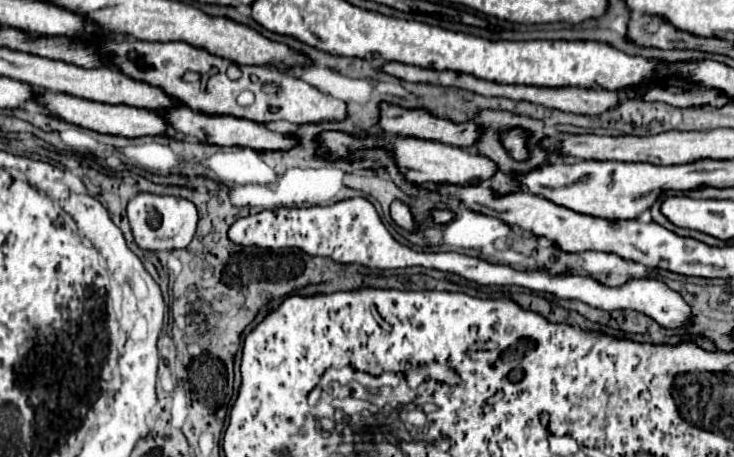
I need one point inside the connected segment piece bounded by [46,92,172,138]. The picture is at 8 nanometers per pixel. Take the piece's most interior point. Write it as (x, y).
(124, 121)

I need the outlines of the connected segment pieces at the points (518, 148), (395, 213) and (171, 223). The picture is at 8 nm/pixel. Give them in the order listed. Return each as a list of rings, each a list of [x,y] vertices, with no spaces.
[[[510,130],[502,134],[502,142],[508,150],[512,150],[512,158],[516,160],[524,160],[528,156],[526,152],[526,144],[524,144],[524,132],[522,130]]]
[[[394,200],[392,206],[390,206],[390,214],[392,214],[392,220],[400,228],[404,228],[408,232],[418,232],[420,224],[418,224],[418,220],[416,220],[416,216],[414,216],[414,212],[412,212],[412,208],[408,204],[404,204],[400,200]]]
[[[150,192],[136,194],[128,206],[126,216],[134,234],[134,240],[144,250],[174,250],[174,248],[186,248],[196,232],[198,224],[198,212],[196,206],[180,196],[156,196]]]

